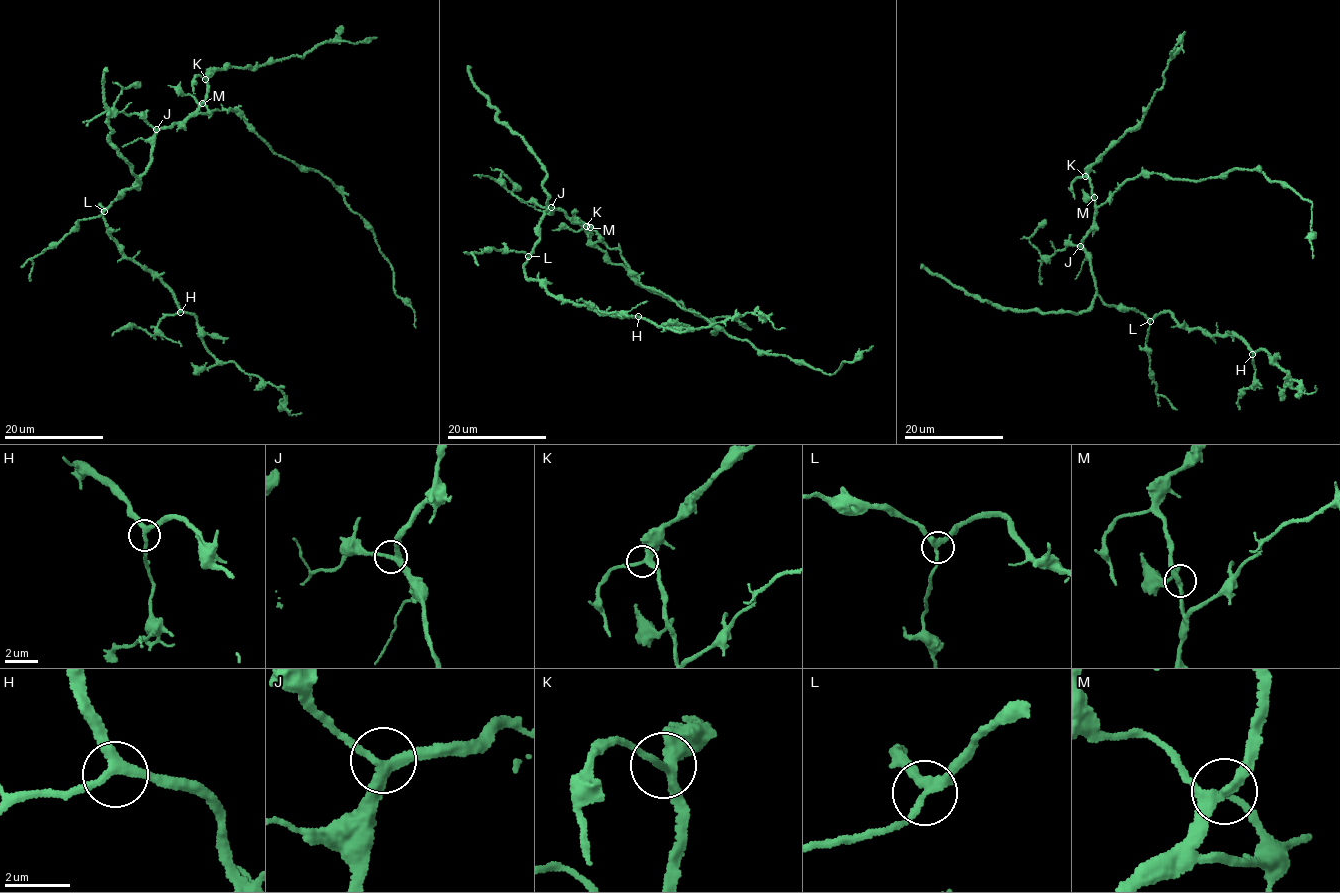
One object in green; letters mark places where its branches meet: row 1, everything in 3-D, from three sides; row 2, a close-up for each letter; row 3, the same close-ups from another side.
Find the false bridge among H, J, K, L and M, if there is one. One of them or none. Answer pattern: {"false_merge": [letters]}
{"false_merge": []}

